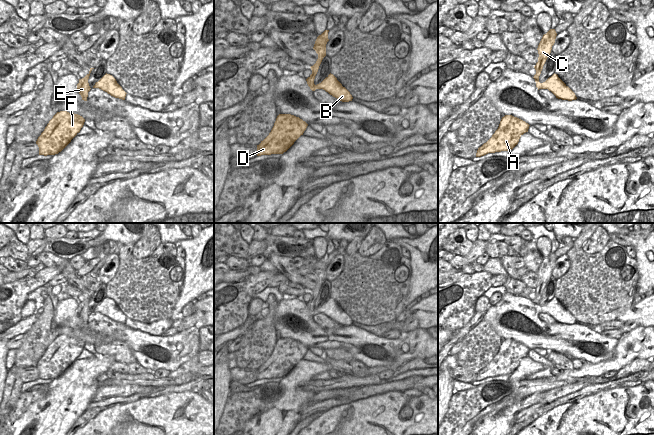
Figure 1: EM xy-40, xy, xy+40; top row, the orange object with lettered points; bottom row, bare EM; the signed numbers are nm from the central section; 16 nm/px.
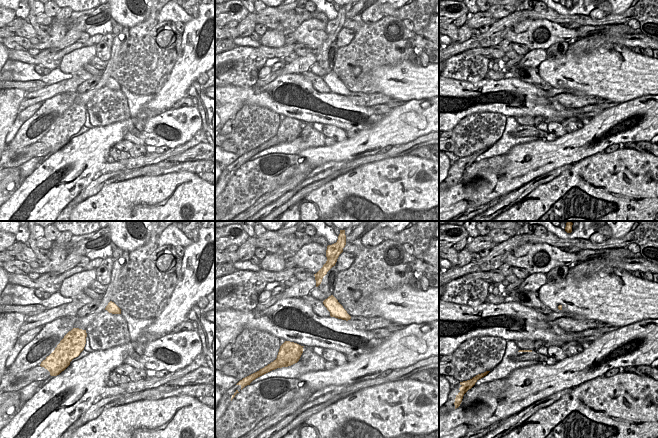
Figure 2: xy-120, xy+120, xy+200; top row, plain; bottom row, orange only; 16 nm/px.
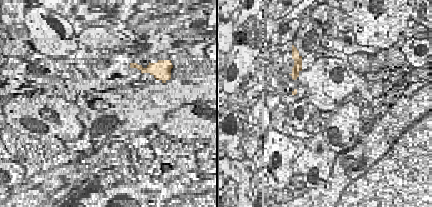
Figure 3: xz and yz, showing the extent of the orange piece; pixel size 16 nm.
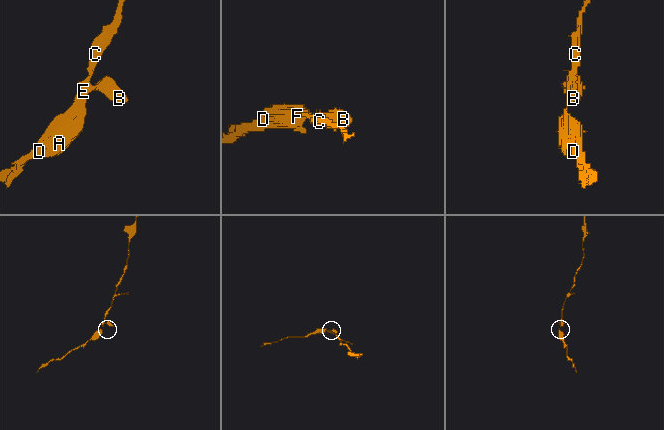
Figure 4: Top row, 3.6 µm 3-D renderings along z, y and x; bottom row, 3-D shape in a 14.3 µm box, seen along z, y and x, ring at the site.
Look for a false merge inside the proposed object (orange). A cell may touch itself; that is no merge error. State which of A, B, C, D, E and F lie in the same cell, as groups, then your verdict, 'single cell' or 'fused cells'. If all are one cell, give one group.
groups A C D E F / B; fused cells

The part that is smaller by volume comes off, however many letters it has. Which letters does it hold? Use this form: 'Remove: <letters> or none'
Remove: B.

